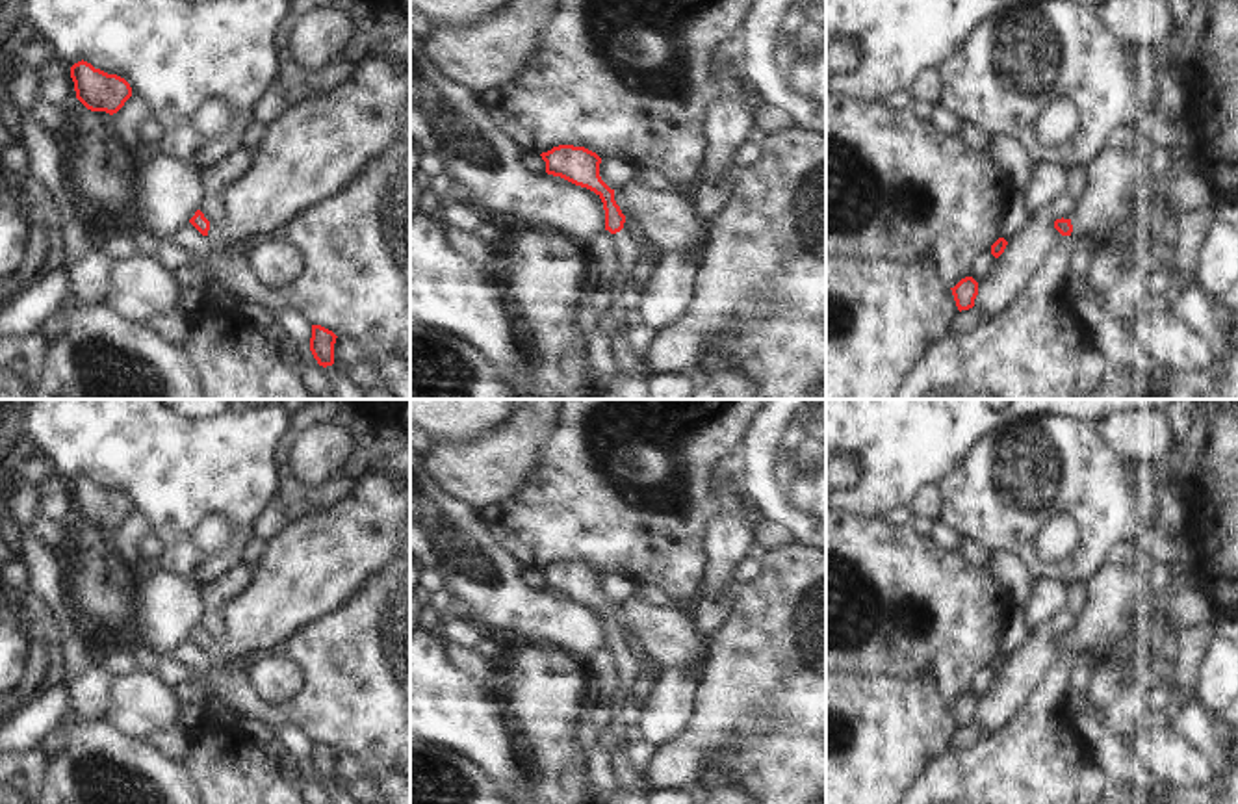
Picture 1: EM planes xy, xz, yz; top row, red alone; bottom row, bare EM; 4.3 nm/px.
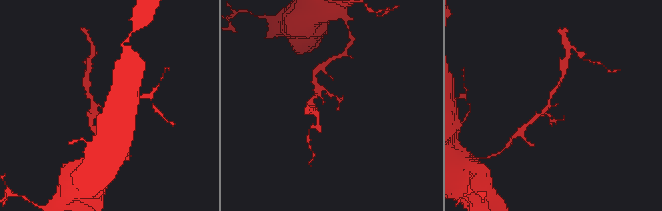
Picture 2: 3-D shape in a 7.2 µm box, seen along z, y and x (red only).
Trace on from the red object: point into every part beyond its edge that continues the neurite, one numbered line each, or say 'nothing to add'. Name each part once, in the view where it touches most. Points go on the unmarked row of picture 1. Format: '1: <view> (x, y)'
1: yz (1114, 591)

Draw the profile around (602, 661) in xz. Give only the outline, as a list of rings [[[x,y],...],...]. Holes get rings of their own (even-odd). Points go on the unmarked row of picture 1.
[[[609,646],[596,650],[588,663],[598,676],[598,693],[607,702],[613,702],[613,687],[616,683],[616,661],[613,650]]]

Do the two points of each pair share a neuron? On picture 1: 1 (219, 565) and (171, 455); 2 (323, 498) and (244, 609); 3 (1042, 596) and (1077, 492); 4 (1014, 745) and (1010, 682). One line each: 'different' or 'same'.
1: same
2: different
3: different
4: different

